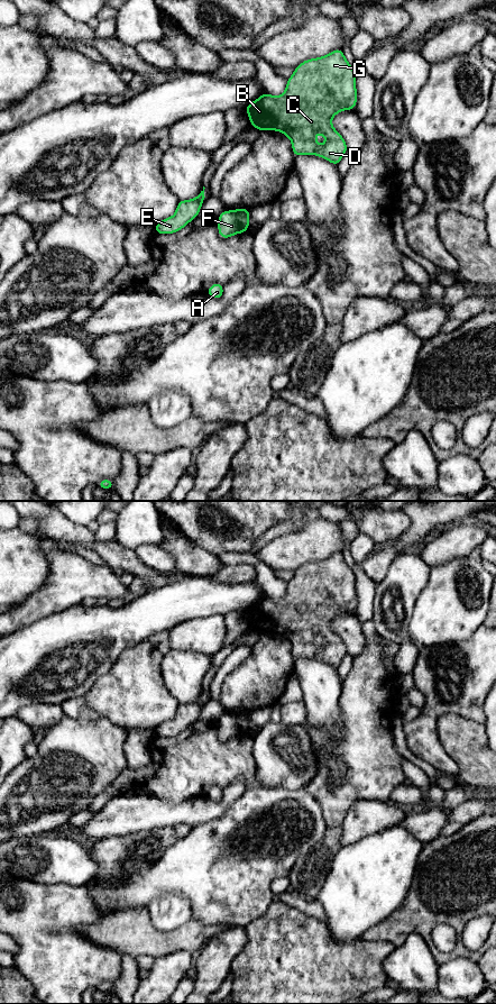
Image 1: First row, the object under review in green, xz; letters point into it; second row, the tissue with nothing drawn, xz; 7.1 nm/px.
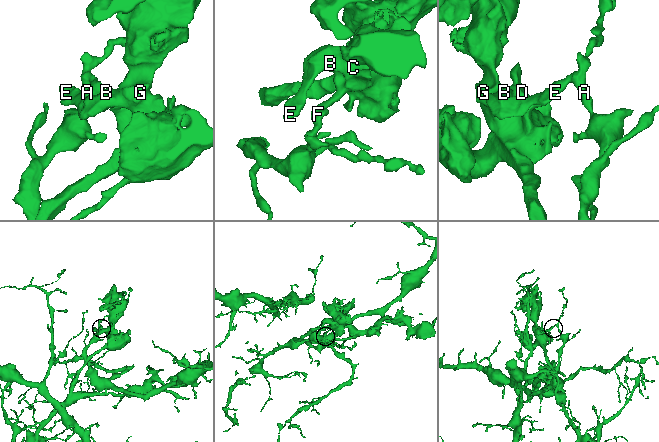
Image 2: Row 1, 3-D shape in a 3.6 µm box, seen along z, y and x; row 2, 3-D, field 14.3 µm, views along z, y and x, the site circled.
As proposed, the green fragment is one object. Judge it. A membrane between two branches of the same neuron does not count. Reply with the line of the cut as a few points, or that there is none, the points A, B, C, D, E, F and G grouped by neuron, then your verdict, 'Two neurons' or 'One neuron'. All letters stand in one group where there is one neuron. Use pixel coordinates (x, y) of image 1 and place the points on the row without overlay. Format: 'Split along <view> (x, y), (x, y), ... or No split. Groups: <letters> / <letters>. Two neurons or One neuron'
Split along xz (230, 714), (247, 718). Groups: A F / B C D E G. Two neurons

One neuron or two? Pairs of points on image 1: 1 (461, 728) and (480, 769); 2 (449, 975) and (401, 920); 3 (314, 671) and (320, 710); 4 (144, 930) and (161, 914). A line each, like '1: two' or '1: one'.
1: one
2: two
3: one
4: two

